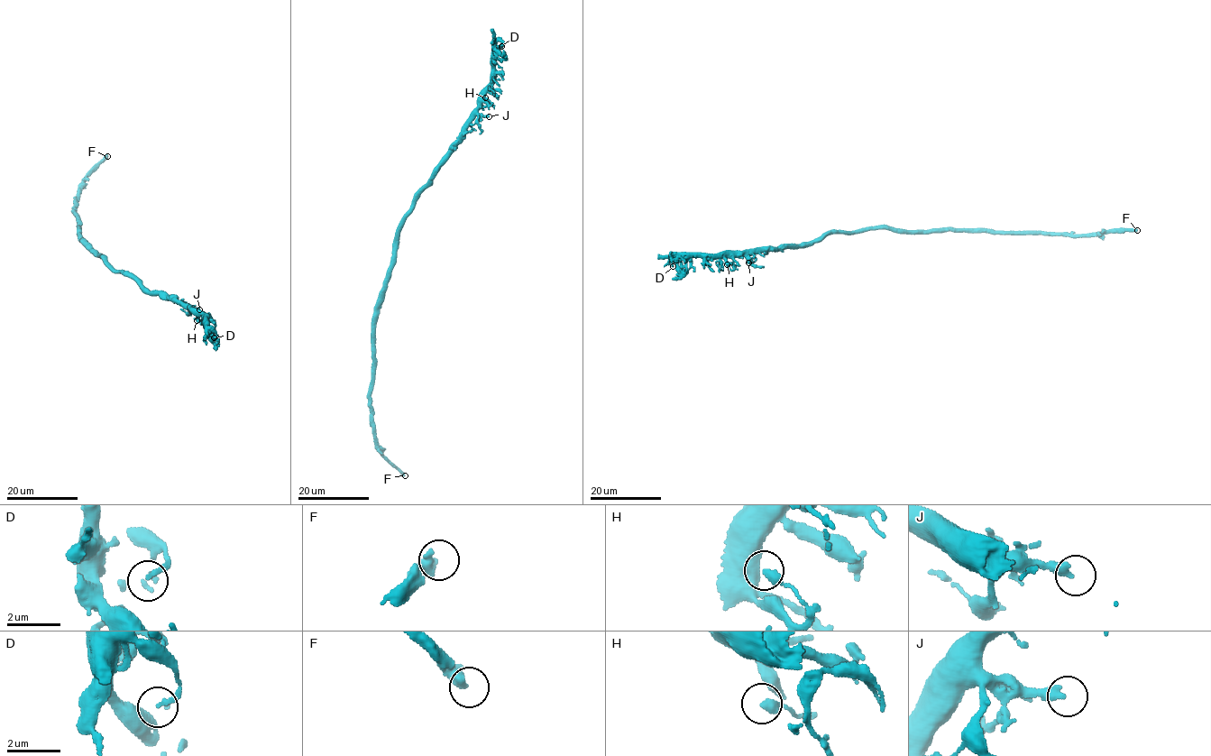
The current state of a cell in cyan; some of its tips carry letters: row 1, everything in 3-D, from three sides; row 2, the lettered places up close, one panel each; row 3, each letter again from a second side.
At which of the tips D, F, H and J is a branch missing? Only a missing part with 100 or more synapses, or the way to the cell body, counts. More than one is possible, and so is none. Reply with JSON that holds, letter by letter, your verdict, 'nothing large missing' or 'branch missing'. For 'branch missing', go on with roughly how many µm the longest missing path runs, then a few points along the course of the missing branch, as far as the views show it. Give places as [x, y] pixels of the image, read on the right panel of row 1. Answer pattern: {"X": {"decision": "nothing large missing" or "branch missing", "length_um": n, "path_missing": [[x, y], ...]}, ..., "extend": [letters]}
{"D": {"decision": "nothing large missing"}, "F": {"decision": "branch missing", "length_um": 20, "path_missing": [[1137, 230], [1151, 219], [1155, 207], [1151, 192], [1156, 184]]}, "H": {"decision": "nothing large missing"}, "J": {"decision": "nothing large missing"}, "extend": ["F"]}

